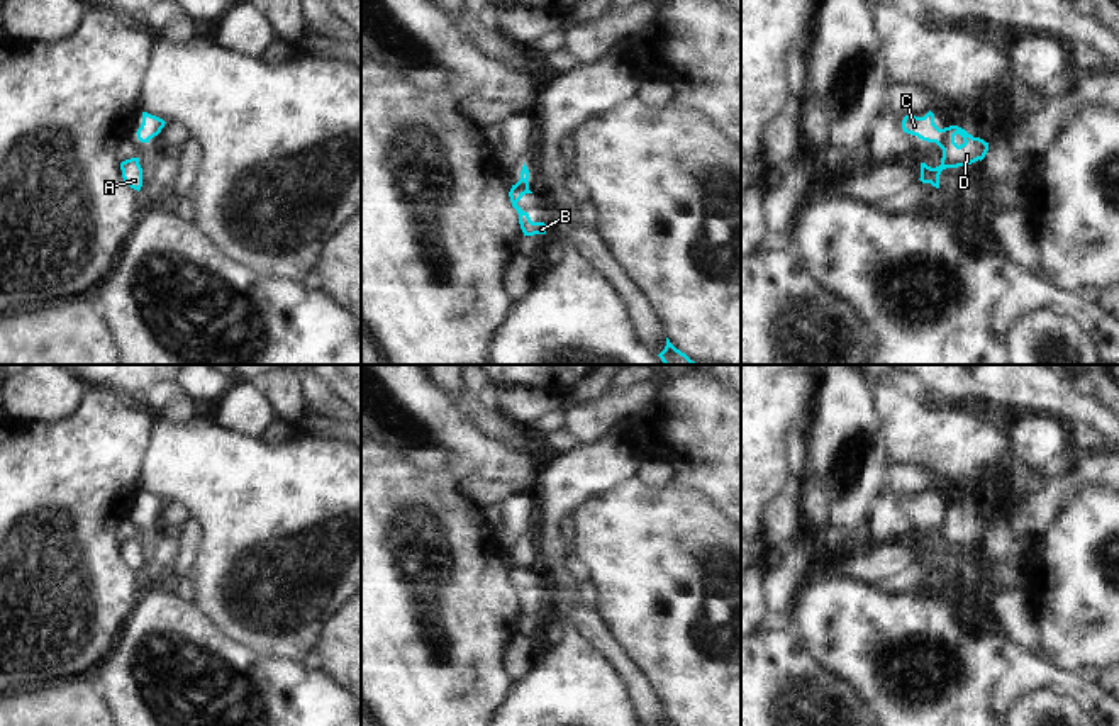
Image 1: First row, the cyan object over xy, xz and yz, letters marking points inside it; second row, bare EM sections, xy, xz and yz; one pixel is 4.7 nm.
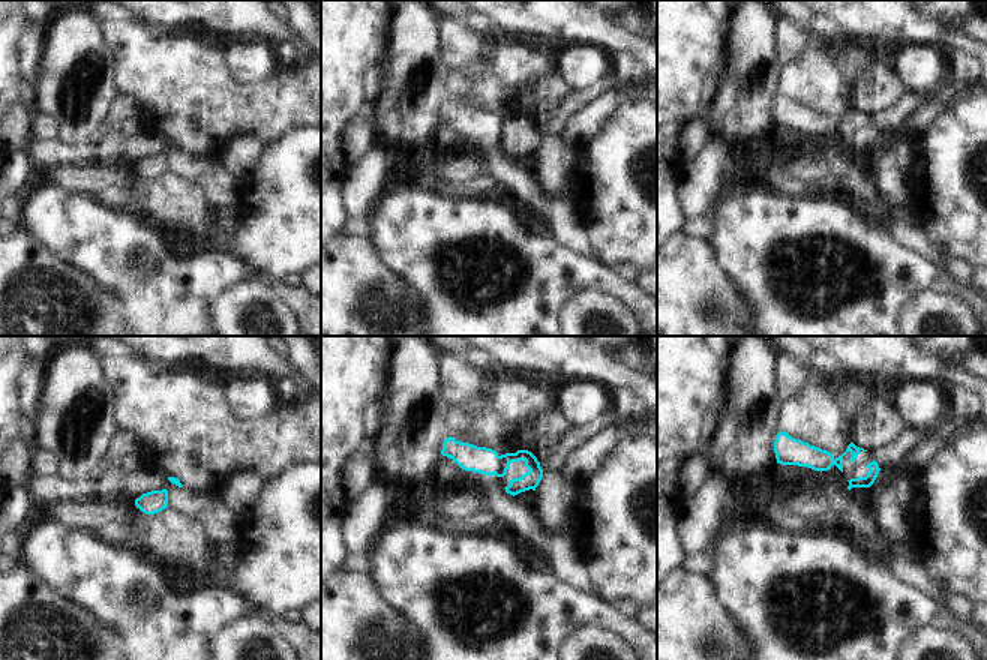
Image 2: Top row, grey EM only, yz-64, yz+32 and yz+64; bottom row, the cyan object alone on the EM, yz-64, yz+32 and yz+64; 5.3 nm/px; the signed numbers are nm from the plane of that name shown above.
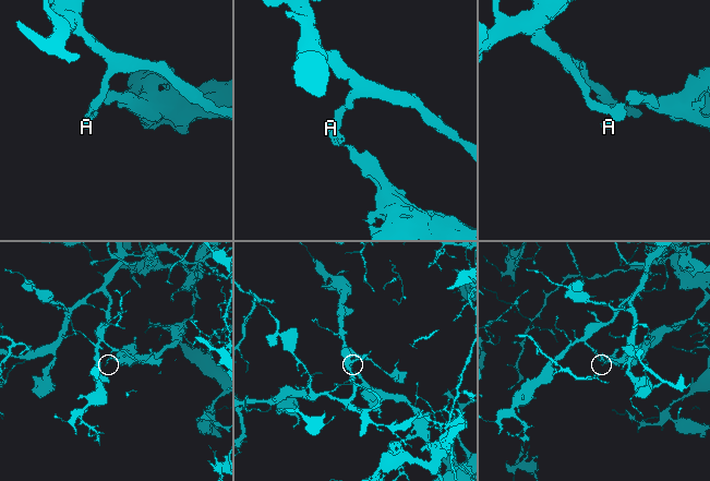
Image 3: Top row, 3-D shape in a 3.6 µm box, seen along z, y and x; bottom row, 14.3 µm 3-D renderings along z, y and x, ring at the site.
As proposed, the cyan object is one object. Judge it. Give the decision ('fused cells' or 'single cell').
fused cells

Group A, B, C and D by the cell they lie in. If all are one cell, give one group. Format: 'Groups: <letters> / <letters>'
Groups: A B D / C

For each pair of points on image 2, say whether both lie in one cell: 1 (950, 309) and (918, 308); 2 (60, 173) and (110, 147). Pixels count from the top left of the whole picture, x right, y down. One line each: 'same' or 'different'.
1: same
2: different

